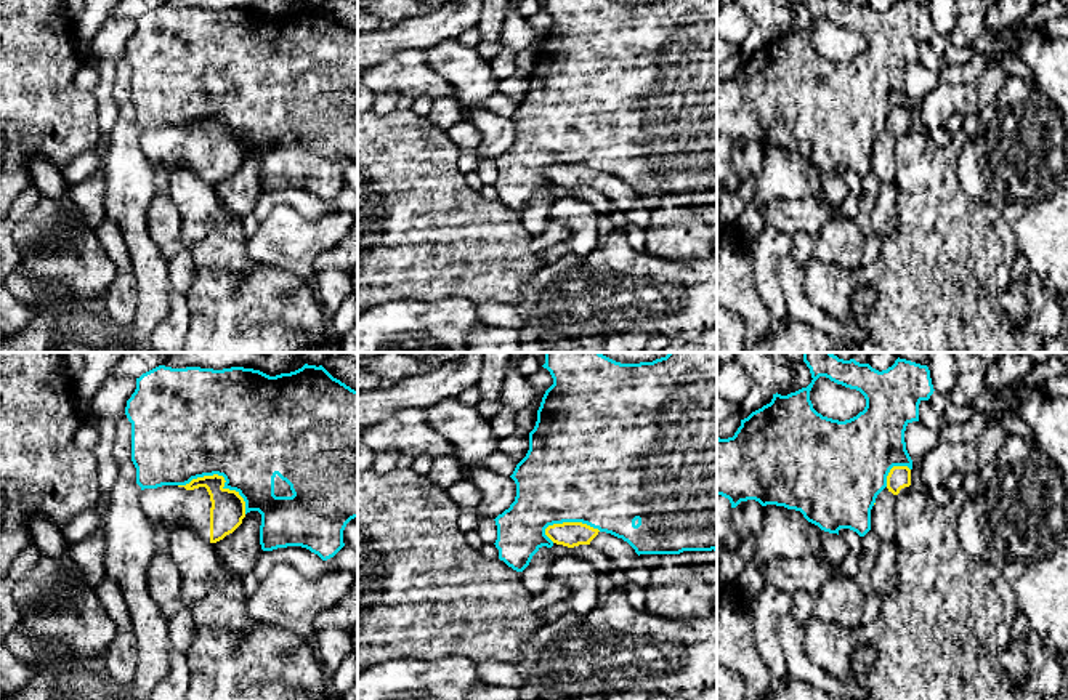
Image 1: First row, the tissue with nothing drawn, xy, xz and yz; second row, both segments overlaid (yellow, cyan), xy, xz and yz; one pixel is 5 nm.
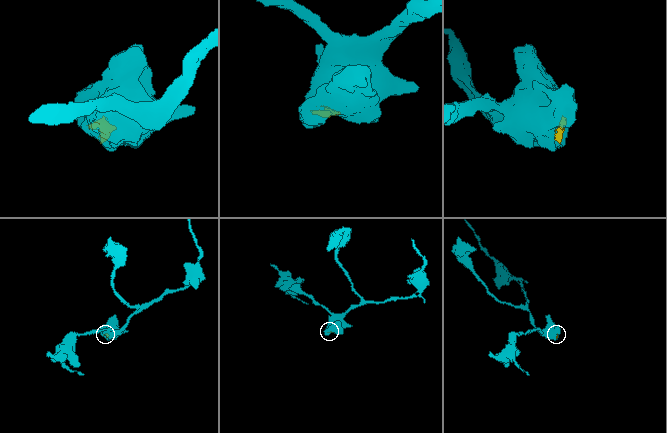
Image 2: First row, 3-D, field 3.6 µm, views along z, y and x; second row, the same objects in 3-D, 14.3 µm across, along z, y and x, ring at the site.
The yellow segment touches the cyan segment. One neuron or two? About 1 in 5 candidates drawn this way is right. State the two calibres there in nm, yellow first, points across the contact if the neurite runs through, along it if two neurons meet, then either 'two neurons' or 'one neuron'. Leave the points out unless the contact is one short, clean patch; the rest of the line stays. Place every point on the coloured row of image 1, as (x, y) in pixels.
180/500 nm | two neurons

